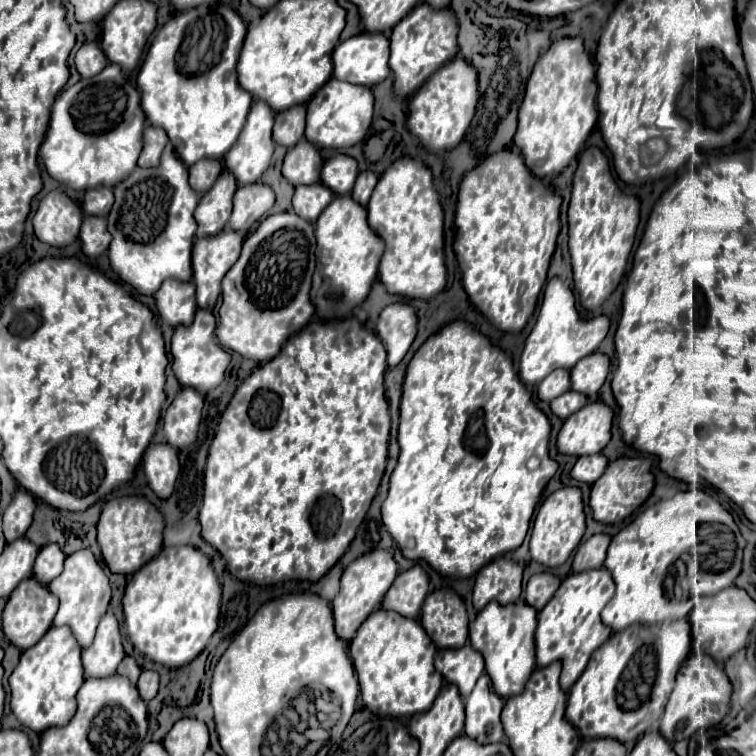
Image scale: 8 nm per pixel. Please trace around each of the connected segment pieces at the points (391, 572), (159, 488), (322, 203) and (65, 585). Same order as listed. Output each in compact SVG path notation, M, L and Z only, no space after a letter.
M372 549L370 553L360 555L354 559L342 573L340 577L340 591L332 601L332 611L334 611L334 625L336 625L336 635L344 641L350 641L360 627L360 623L380 607L384 593L392 585L394 577L398 575L398 565L394 561L394 553L390 549Z
M154 443L146 449L142 465L150 489L160 499L166 499L174 491L174 483L180 473L178 451L168 443Z
M312 183L312 185L296 185L296 193L292 199L292 209L304 217L306 221L314 223L322 209L334 199L334 193L324 187L324 183Z
M80 549L72 555L66 557L64 561L64 571L48 585L50 593L58 597L60 607L54 617L54 625L68 625L72 627L72 635L76 635L76 641L80 647L88 647L94 639L94 631L98 625L98 619L106 613L108 603L110 603L110 581L102 567L98 565L96 557L92 555L90 549Z

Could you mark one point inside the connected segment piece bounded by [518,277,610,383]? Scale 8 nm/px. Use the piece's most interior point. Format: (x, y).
(560, 337)

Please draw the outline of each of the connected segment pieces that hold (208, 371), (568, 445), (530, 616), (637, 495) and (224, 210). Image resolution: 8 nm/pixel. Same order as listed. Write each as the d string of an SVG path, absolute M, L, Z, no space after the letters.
M198 309L194 315L192 325L178 325L174 335L172 335L172 345L170 345L174 363L174 375L180 381L180 385L194 387L202 395L206 395L210 389L222 383L224 371L230 363L230 355L220 347L220 343L214 337L214 315L210 309Z
M588 401L576 415L570 415L558 433L558 451L564 455L600 453L610 441L612 409L602 401Z
M488 603L476 619L470 623L470 643L482 653L486 663L486 673L492 679L494 691L500 697L512 697L524 691L524 683L536 667L536 649L534 649L534 629L536 629L536 609L526 603Z
M620 457L608 465L608 471L592 485L590 507L596 521L620 523L634 509L638 509L654 487L654 475L650 473L652 461L648 457Z
M228 169L220 173L220 179L212 185L212 191L206 191L196 207L196 237L208 237L216 235L228 225L230 213L232 213L232 195L236 191L236 179L228 175Z

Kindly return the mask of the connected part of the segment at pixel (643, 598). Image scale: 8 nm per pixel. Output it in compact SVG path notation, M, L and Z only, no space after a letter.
M690 489L646 507L628 527L612 537L604 567L616 583L616 593L602 611L602 621L606 625L620 631L632 623L662 623L680 617L680 605L672 605L664 593L664 579L668 567L696 543L702 523L720 523L732 527L732 531L740 531L732 515L712 495L702 489Z

